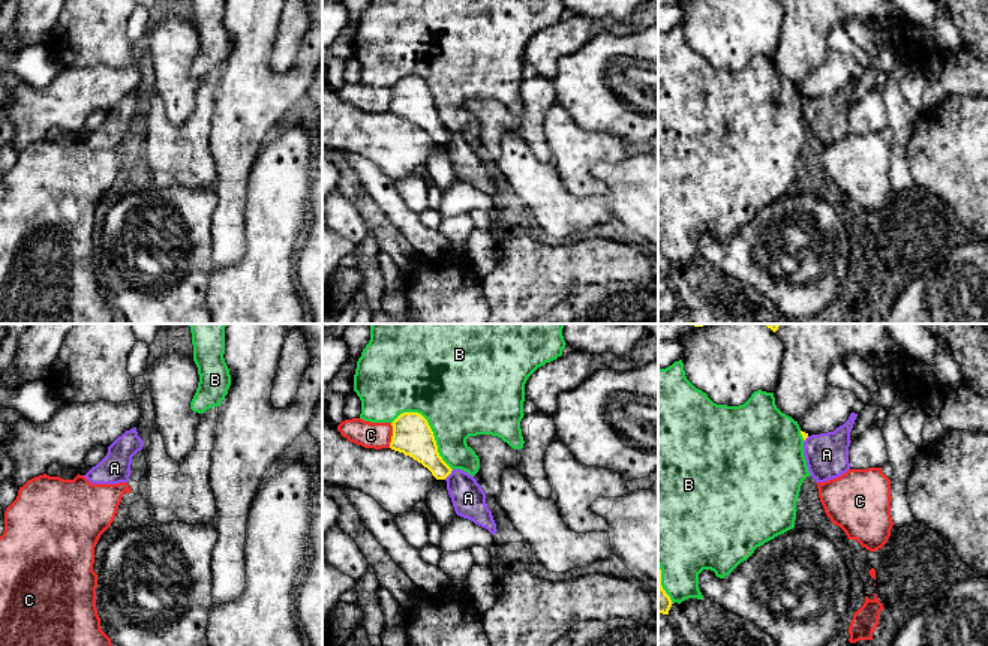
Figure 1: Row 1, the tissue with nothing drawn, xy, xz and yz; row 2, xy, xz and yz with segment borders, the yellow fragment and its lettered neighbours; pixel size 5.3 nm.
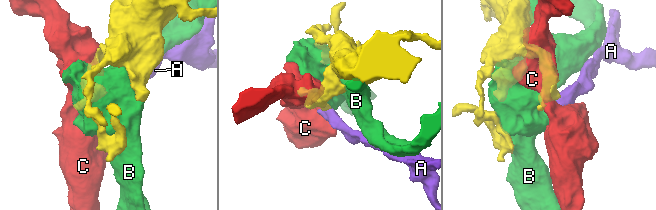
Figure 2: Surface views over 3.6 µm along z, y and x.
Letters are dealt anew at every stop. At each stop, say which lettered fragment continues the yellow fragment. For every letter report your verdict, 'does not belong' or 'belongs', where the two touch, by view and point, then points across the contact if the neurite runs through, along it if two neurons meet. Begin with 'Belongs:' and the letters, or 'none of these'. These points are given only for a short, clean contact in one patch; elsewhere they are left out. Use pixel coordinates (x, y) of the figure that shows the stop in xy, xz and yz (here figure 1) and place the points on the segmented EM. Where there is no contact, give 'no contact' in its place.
Belongs: none of these
A: does not belong; contact xz (449, 474); border xz (453, 469), (444, 478)
B: does not belong; contact xz (429, 427)
C: does not belong; contact xz (393, 435)

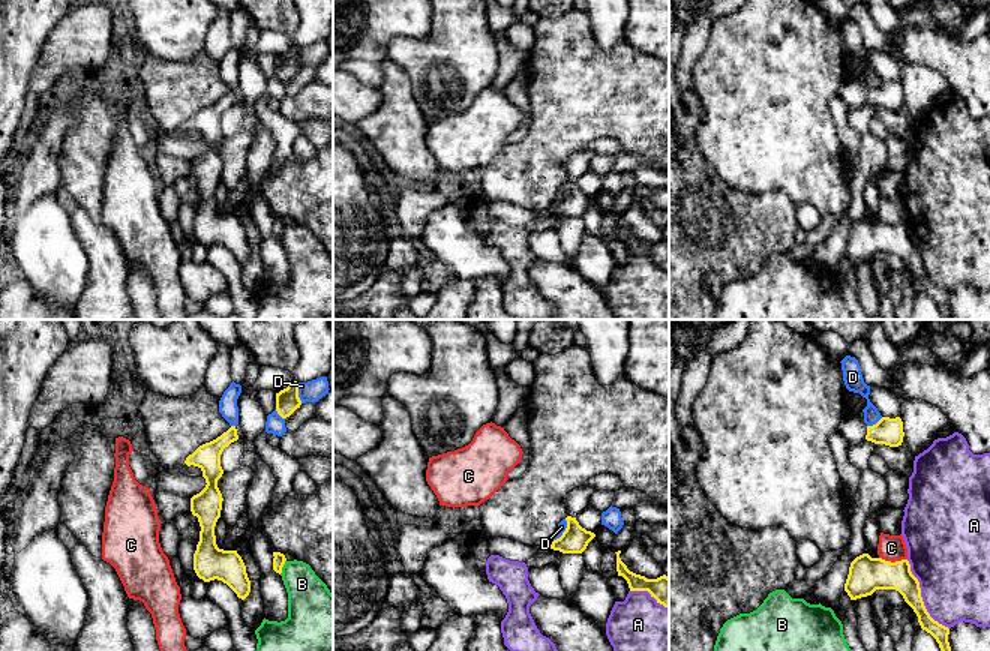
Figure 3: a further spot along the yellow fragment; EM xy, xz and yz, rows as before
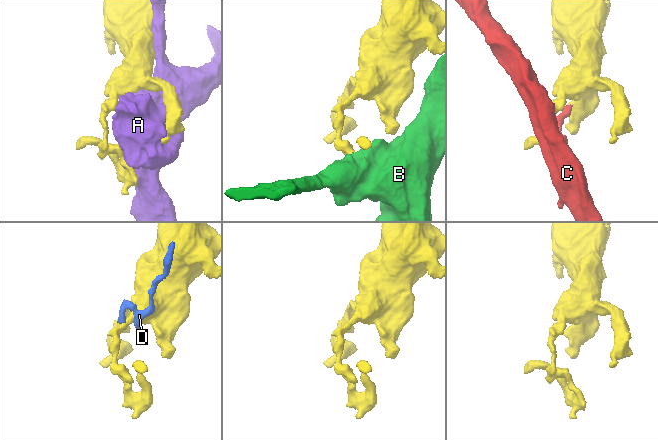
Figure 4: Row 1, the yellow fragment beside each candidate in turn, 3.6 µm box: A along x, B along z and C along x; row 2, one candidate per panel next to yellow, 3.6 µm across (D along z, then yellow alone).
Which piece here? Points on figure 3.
Belongs: none of these
A: does not belong; contact yz (921, 597)
B: does not belong; contact xy (282, 566)
C: does not belong; contact yz (893, 563); border yz (879, 557), (888, 561), (906, 560)
D: does not belong; contact xz (564, 531)

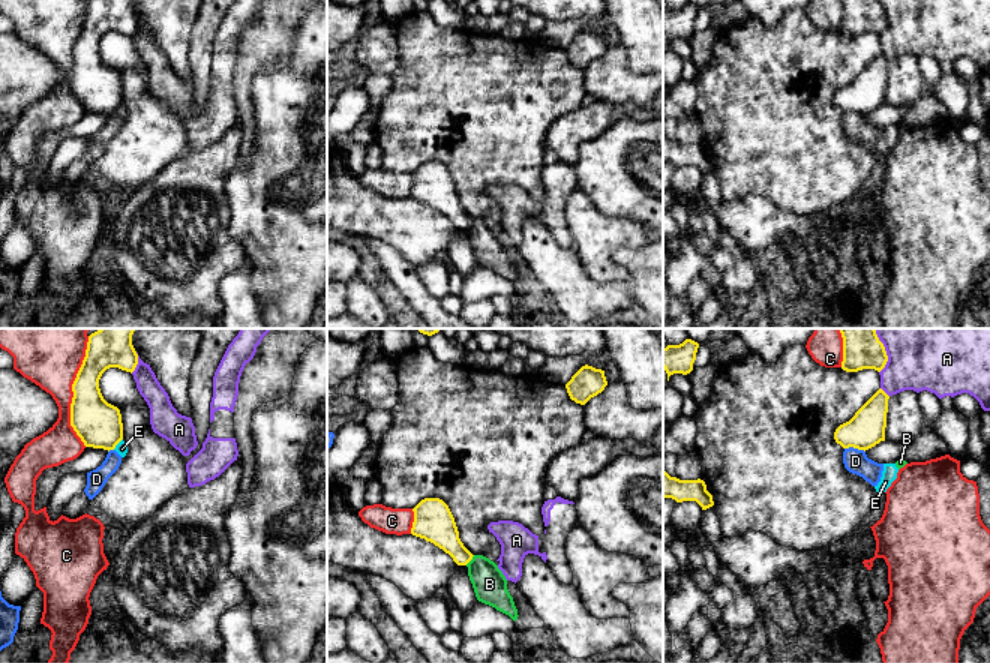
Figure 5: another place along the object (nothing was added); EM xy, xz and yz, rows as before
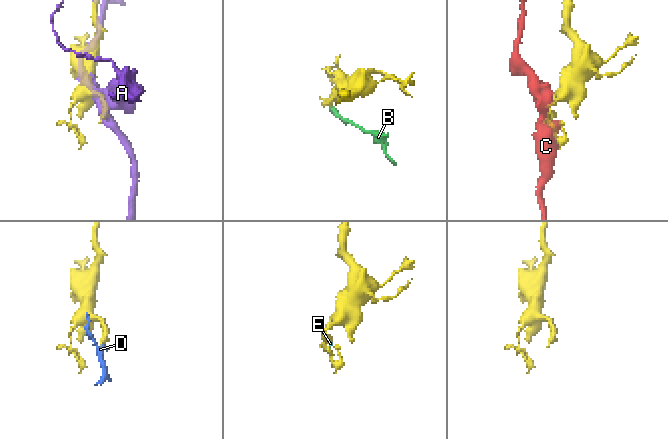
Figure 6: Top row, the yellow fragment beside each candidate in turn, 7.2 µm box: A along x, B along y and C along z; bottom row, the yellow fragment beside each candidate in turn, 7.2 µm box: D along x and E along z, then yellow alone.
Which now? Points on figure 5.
Belongs: none of these
A: does not belong; contact xy (137, 363)
B: does not belong; contact xz (470, 560); border xz (474, 555), (465, 564)
C: does not belong; contact xy (72, 390)
D: does not belong; contact yz (855, 447); border yz (845, 447), (857, 447), (864, 452)
E: does not belong; contact xy (117, 443); border xy (122, 438), (113, 449)

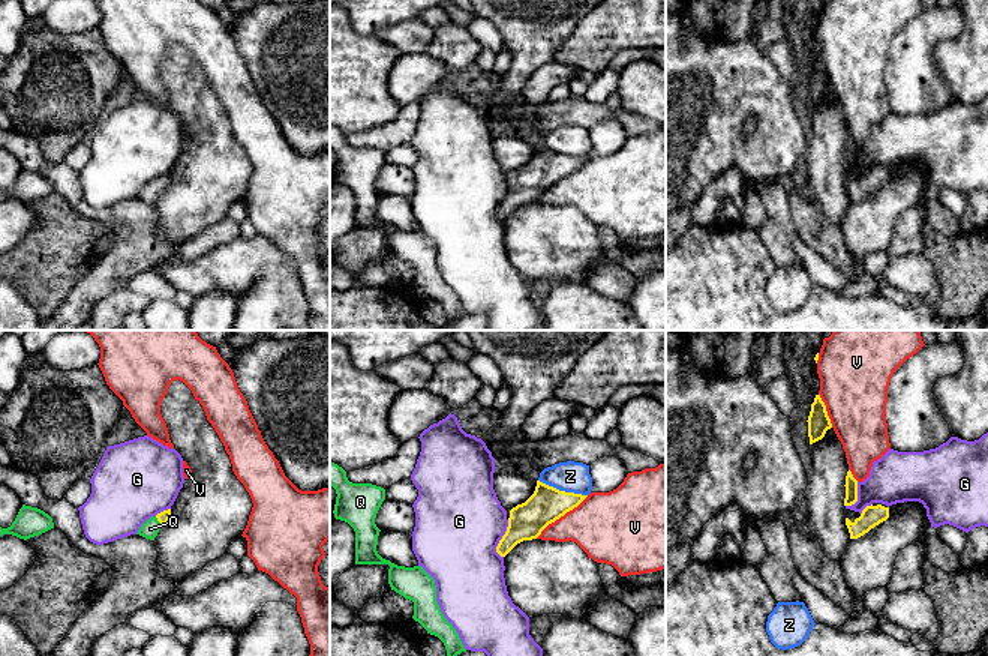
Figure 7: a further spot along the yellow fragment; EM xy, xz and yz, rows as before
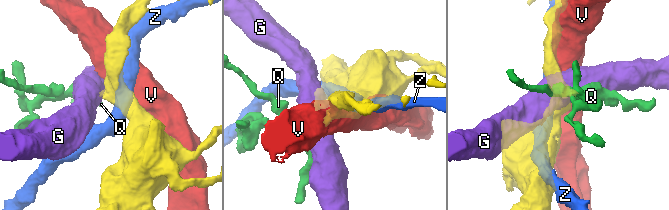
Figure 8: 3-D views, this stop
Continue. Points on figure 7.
Belongs: Q
G: does not belong; contact xz (501, 539); border xz (508, 520), (507, 530), (496, 547), (496, 553), (501, 557)
Q: belongs; contact xy (158, 520); way xy (165, 515), (158, 520), (150, 529)
V: does not belong; contact xz (561, 515)
Z: does not belong; contact xz (562, 491)

